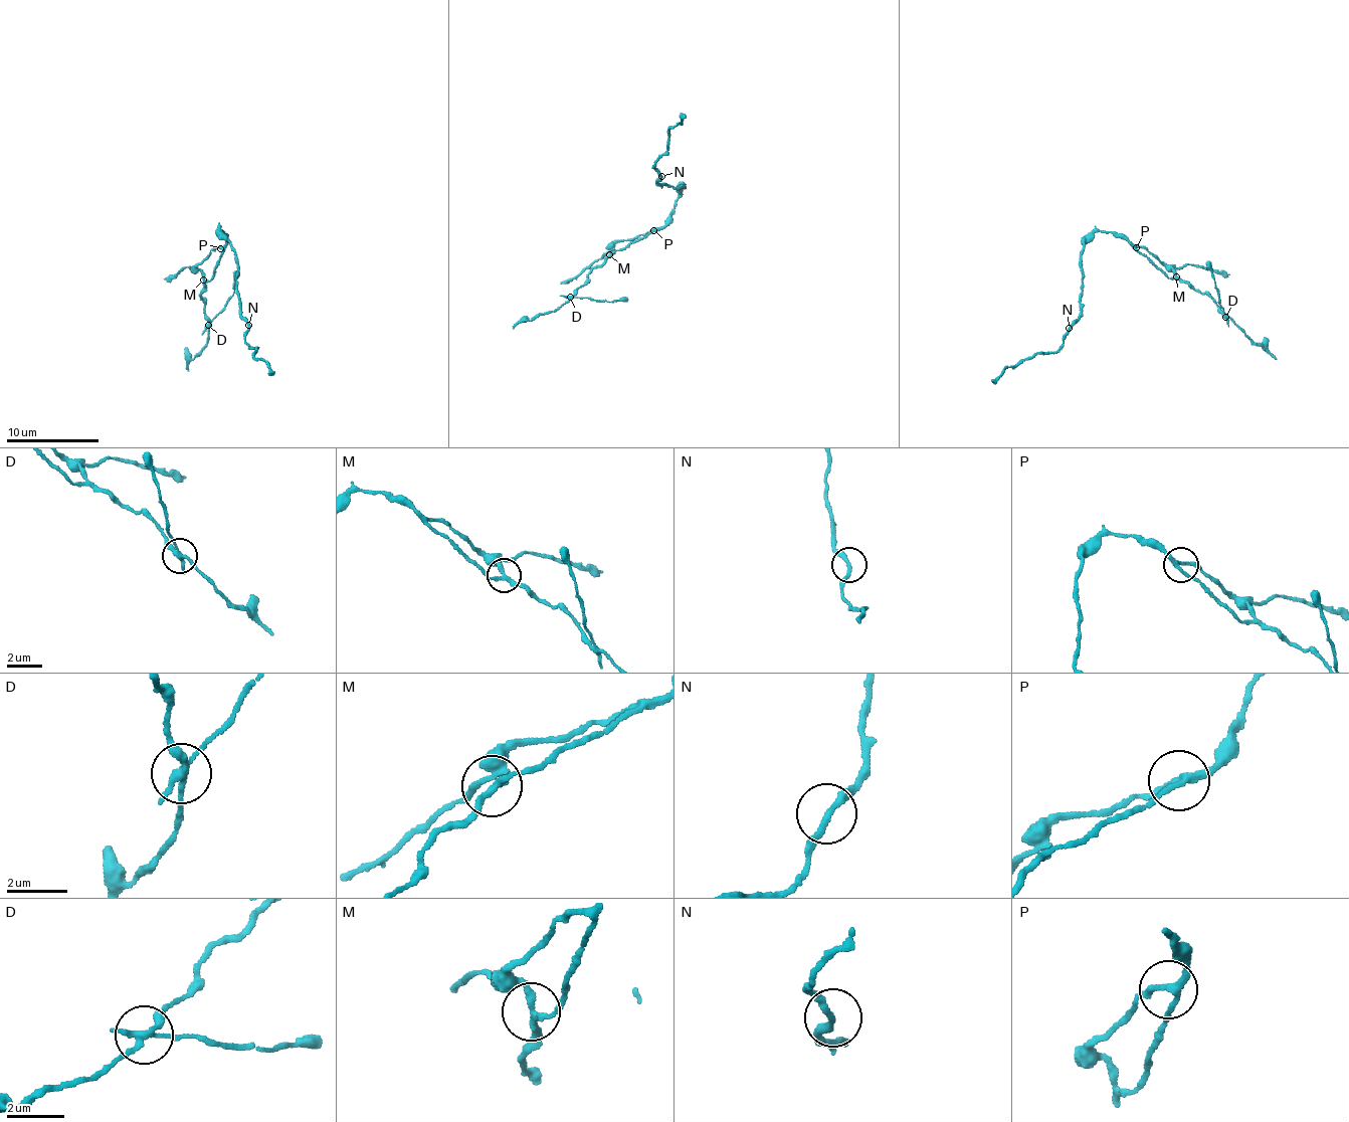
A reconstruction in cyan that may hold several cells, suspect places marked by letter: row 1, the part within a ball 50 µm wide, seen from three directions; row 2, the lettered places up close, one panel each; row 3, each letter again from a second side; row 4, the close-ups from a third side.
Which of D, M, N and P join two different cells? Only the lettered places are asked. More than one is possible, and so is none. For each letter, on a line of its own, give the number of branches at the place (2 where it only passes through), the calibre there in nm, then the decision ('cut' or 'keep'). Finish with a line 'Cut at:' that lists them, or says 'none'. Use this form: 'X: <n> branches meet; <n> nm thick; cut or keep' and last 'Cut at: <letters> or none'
D: 3 branches meet; 200 nm thick; cut
M: 3 branches meet; 200 nm thick; cut
N: 2 branches meet; 200 nm thick; keep
P: 3 branches meet; 180 nm thick; keep
Cut at: D, M

